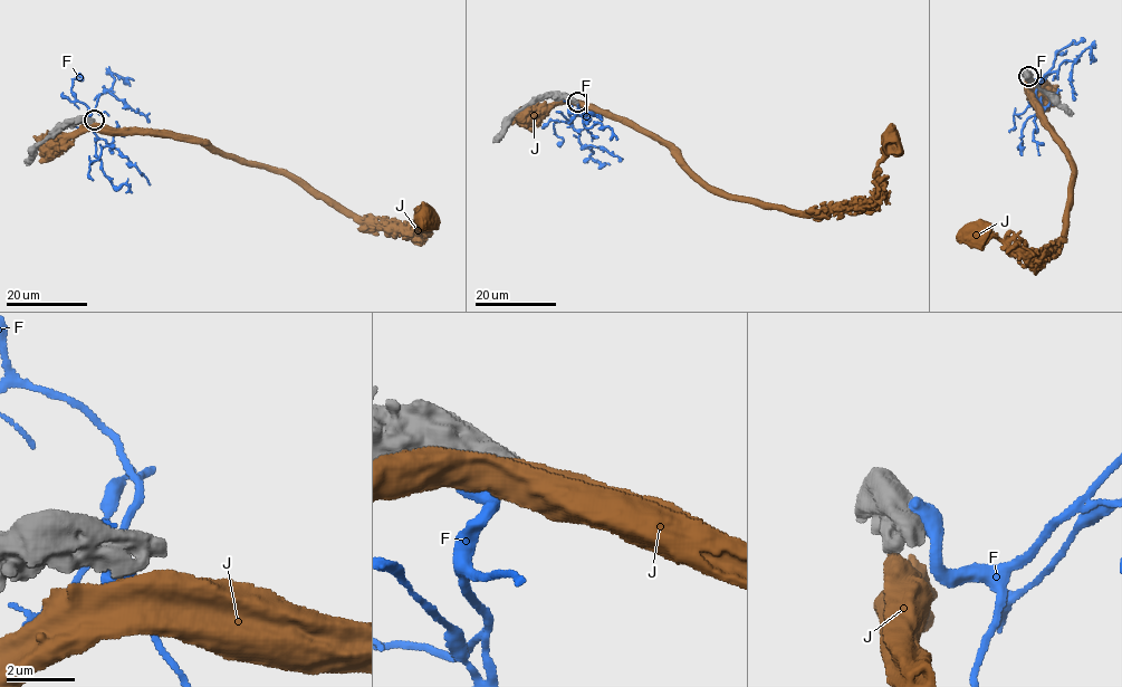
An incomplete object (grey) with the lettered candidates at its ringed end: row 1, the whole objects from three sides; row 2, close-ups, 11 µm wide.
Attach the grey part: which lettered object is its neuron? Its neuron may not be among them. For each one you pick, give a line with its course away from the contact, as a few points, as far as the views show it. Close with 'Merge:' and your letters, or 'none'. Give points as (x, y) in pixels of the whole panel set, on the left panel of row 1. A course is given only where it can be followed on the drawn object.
Merge: none

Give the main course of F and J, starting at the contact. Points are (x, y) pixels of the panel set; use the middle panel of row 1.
F: (571, 101), (569, 114), (573, 127), (578, 134), (578, 143), (604, 148), (621, 161)
J: (573, 99), (626, 117), (670, 142), (711, 188), (803, 211), (822, 212), (871, 197), (889, 135)

